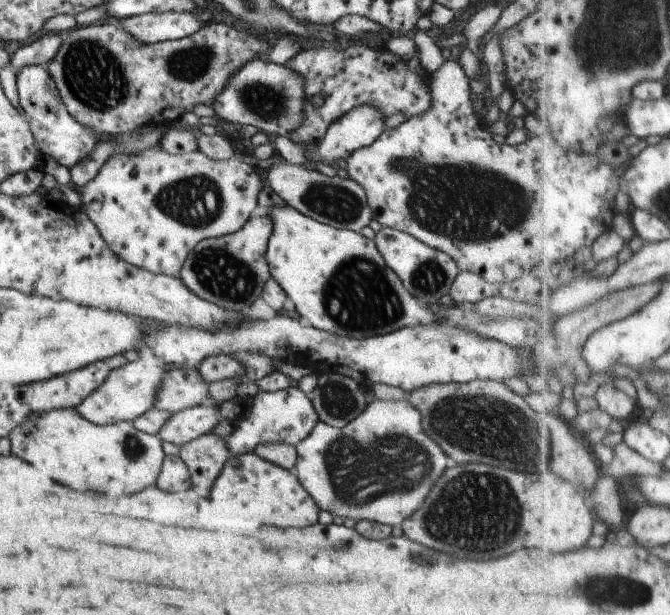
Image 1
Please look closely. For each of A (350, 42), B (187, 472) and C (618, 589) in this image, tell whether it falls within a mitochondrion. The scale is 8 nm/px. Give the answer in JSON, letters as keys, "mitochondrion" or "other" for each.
{"A":"other","B":"other","C":"mitochondrion"}

